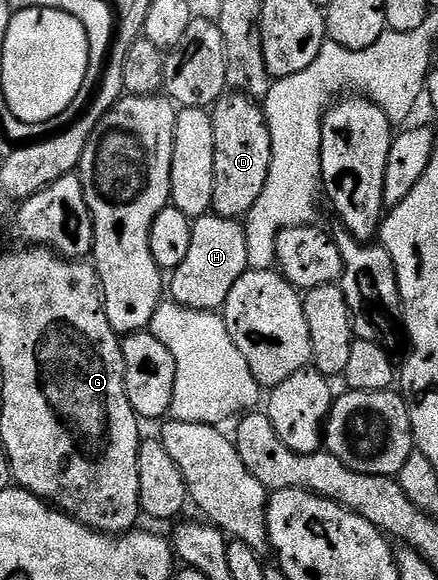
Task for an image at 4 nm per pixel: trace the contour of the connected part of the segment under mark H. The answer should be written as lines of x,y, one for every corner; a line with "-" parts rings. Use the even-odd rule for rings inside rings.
215,214
197,216
192,220
190,251
182,266
170,272
171,299
198,311
216,312
223,309
230,290
234,290
234,282
238,282
246,271
249,271
248,243
244,224

